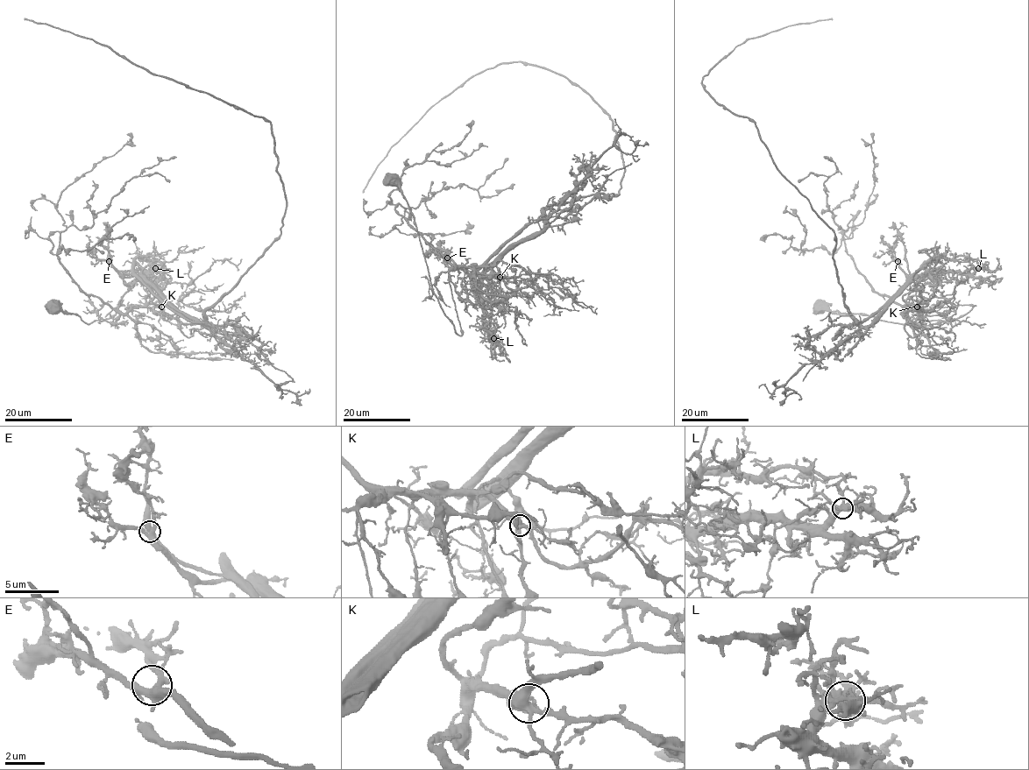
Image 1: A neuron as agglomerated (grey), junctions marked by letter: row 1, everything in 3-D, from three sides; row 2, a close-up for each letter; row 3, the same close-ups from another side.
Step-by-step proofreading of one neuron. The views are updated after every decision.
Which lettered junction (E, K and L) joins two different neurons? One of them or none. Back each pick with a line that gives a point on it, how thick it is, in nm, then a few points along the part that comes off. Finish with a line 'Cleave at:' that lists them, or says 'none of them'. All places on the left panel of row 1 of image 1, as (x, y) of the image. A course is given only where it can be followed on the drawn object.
L: (155, 268) | 380 nm | (155, 269), (144, 286), (156, 297), (118, 314), (80, 287), (49, 236), (55, 254), (83, 250), (149, 206)
Cleave at: L

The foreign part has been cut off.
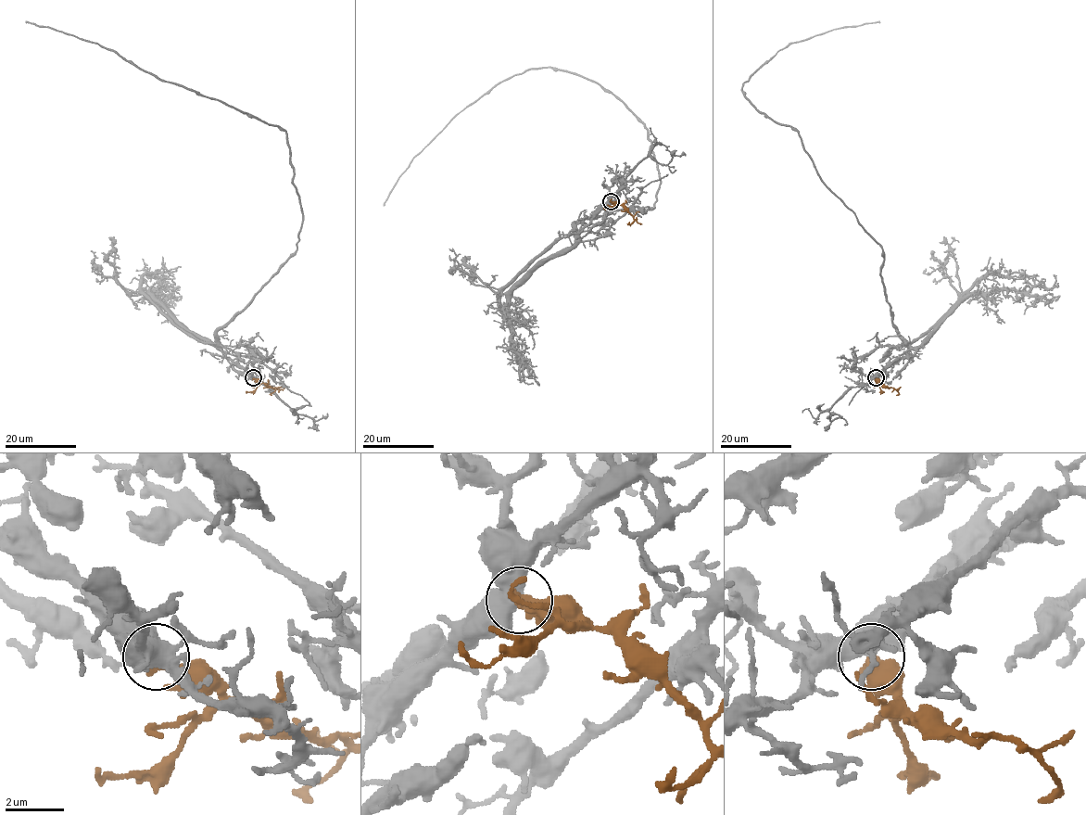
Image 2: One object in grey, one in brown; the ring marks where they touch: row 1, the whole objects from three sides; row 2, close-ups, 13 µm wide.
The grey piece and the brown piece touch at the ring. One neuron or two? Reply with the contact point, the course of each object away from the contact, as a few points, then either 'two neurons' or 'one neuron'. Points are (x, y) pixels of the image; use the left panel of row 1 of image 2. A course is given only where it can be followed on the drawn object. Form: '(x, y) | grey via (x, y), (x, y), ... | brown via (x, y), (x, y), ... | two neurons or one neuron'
(253, 377) | grey via (253, 378), (229, 359), (217, 332), (296, 247), (302, 216), (287, 134), (158, 80), (94, 42), (25, 22) | brown via (253, 378), (275, 388), (271, 395) | one neuron

